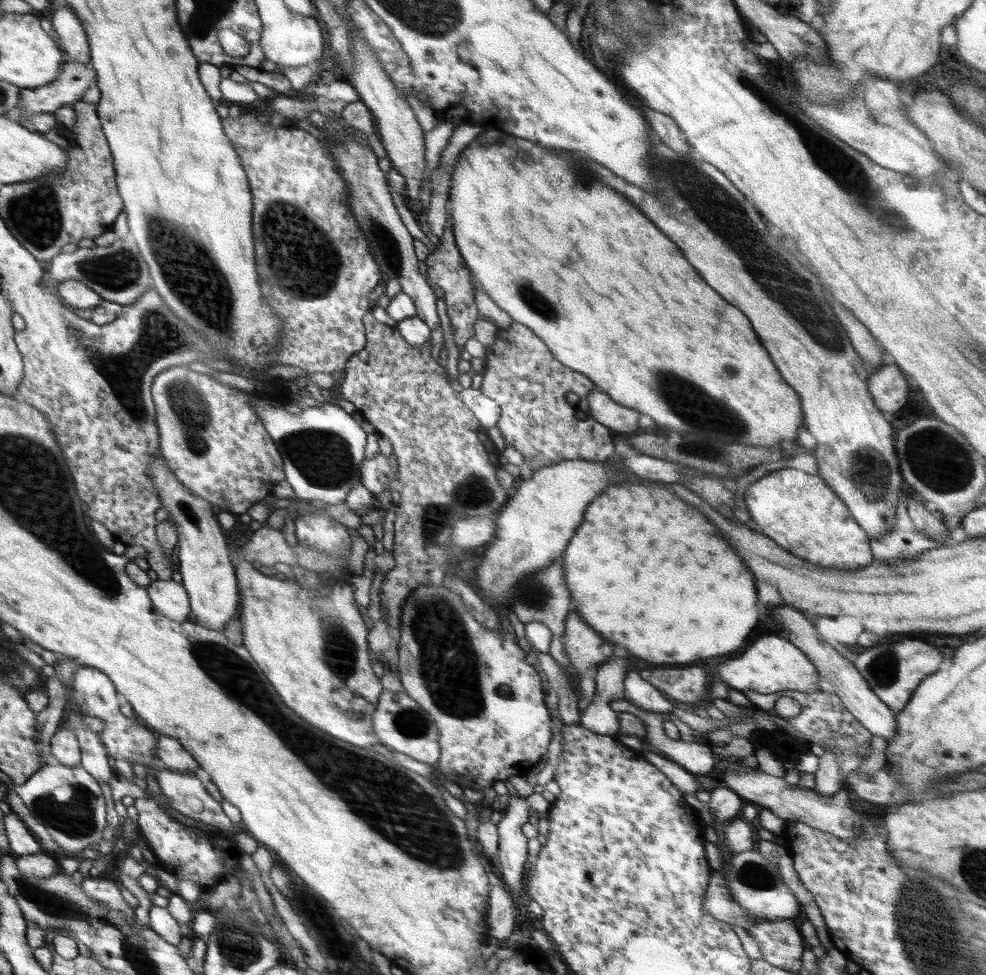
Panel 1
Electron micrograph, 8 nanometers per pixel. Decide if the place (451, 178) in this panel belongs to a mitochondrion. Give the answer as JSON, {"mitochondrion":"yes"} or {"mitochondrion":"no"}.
{"mitochondrion":"no"}

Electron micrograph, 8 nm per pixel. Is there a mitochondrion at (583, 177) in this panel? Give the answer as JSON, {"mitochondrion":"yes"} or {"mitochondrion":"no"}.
{"mitochondrion":"yes"}

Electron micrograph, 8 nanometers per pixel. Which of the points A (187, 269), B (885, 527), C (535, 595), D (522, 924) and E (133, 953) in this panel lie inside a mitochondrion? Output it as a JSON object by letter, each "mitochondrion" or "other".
{"A":"mitochondrion","B":"other","C":"mitochondrion","D":"other","E":"mitochondrion"}

